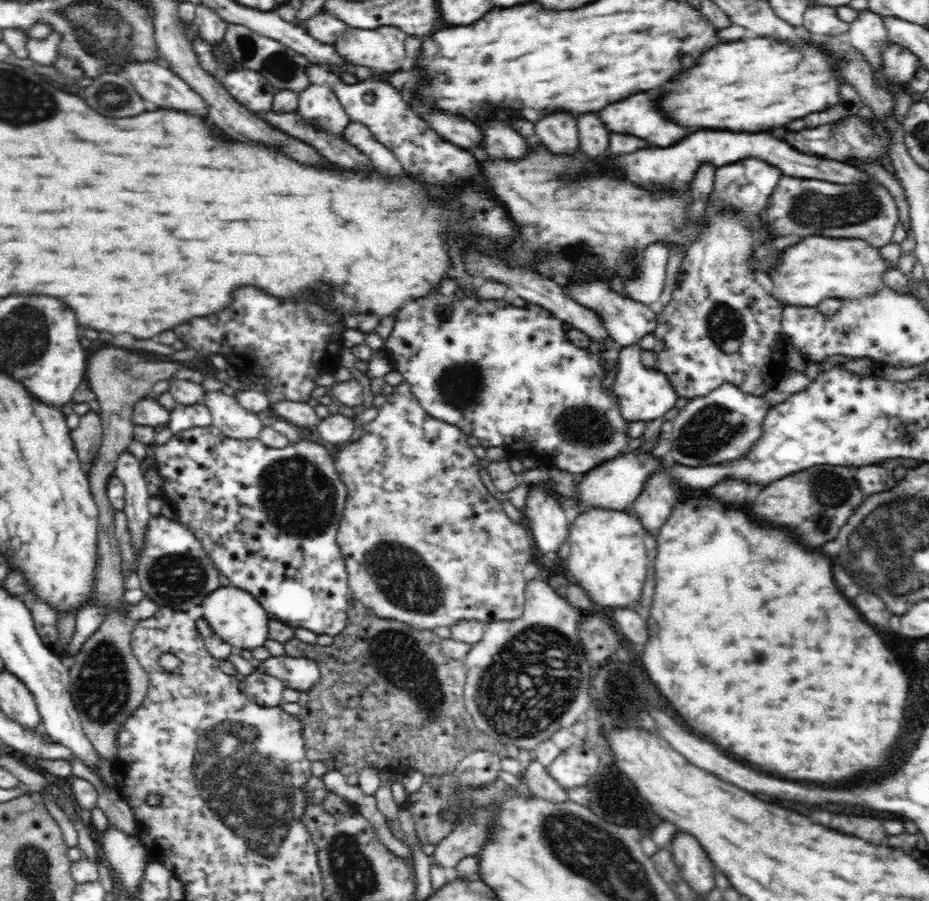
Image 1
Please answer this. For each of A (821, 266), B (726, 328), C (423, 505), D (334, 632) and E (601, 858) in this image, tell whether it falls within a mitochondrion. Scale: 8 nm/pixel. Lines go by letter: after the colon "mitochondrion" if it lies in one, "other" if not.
A: other
B: mitochondrion
C: other
D: other
E: mitochondrion

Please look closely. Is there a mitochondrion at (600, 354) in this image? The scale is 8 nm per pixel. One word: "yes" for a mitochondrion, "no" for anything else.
no

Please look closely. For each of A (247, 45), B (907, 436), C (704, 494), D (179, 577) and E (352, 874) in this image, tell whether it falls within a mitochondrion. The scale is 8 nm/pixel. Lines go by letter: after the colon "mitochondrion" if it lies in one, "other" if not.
A: mitochondrion
B: other
C: other
D: mitochondrion
E: mitochondrion

